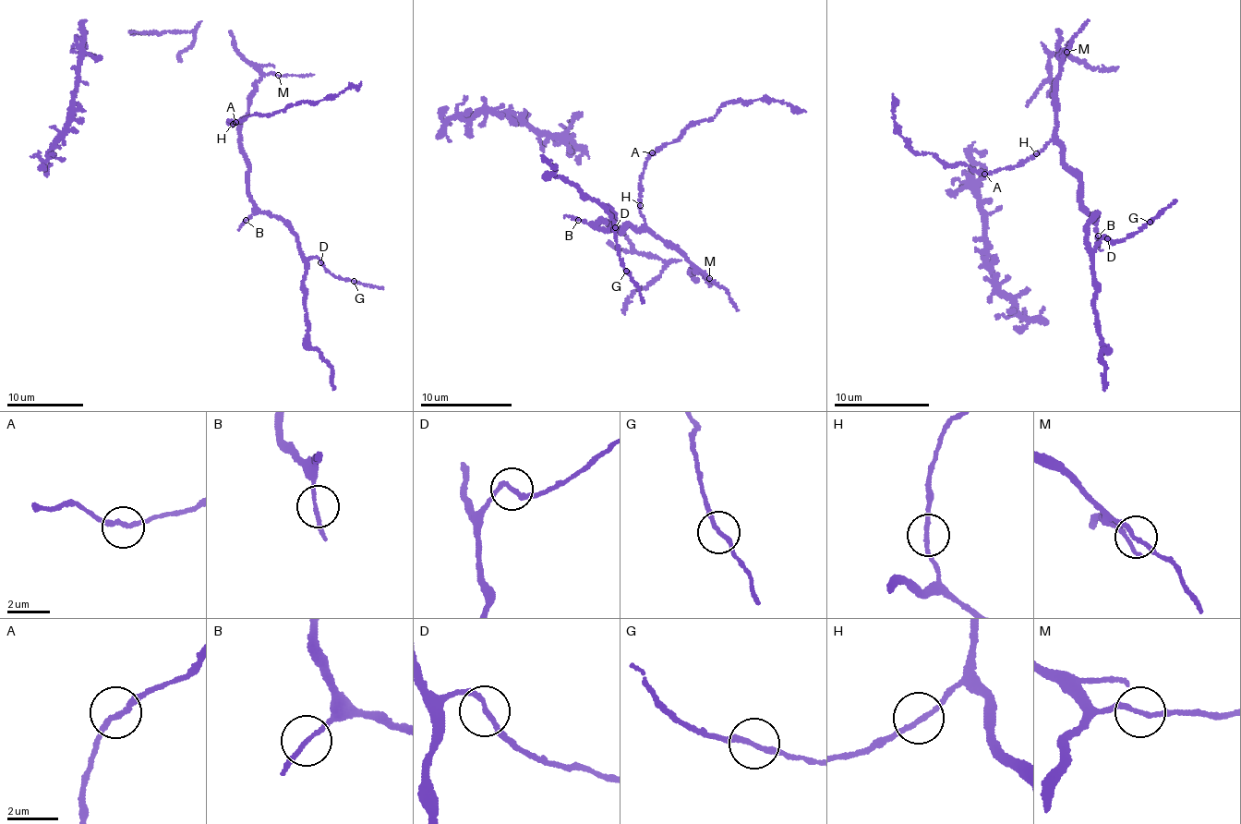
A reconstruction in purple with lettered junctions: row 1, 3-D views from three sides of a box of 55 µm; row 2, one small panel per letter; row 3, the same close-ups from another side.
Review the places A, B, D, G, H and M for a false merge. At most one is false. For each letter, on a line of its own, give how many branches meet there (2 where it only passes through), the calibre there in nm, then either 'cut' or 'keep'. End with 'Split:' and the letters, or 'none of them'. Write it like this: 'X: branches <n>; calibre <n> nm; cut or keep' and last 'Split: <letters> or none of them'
A: branches 2; calibre 180 nm; keep
B: branches 2; calibre 170 nm; keep
D: branches 2; calibre 170 nm; keep
G: branches 2; calibre 170 nm; keep
H: branches 2; calibre 180 nm; keep
M: branches 2; calibre 180 nm; keep
Split: none of them

